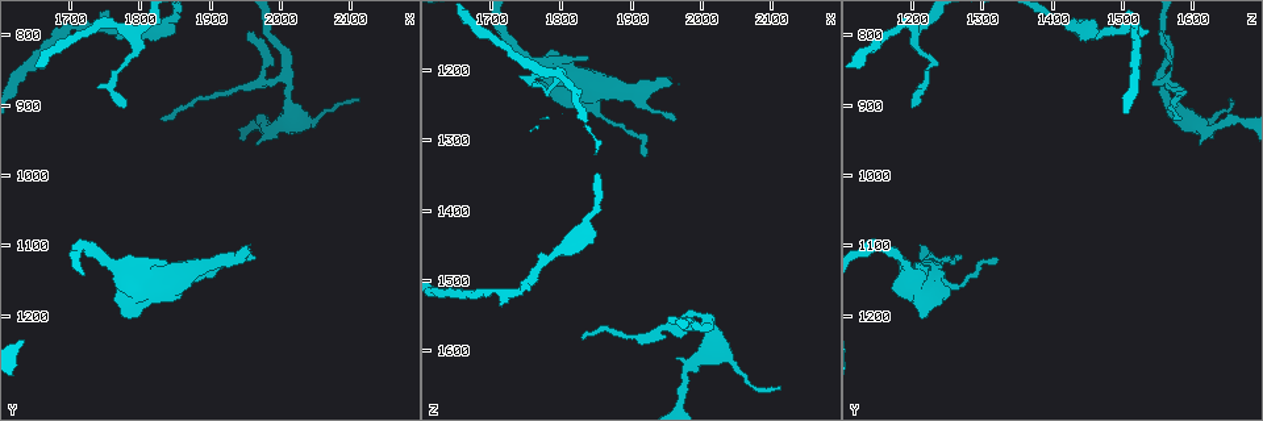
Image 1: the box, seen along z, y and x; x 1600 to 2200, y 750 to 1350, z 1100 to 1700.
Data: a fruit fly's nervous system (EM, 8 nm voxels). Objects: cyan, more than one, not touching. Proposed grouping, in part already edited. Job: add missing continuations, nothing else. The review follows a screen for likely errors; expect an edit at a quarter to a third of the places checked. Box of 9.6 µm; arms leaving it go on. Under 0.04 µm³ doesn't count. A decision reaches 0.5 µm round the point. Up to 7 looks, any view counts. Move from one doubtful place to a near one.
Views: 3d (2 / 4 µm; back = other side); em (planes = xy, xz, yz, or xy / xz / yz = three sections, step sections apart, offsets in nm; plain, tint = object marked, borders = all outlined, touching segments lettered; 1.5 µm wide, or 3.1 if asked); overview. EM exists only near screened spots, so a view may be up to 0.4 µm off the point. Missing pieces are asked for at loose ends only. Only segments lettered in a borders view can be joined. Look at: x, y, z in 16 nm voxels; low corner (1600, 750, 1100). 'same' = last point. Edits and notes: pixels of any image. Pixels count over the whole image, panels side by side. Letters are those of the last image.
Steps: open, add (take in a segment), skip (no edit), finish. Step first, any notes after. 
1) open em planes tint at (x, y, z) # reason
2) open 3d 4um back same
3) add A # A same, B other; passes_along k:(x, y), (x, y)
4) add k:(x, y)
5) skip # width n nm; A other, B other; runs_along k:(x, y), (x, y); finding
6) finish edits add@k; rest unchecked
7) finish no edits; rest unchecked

open em xz step 8 tint at (2115, 890, 1655) # tapers out

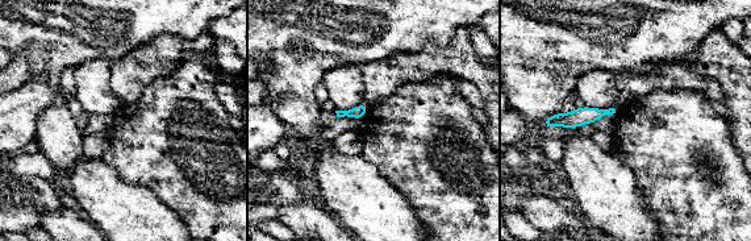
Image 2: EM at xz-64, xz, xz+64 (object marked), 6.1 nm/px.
open em planes borders same # cut it another way

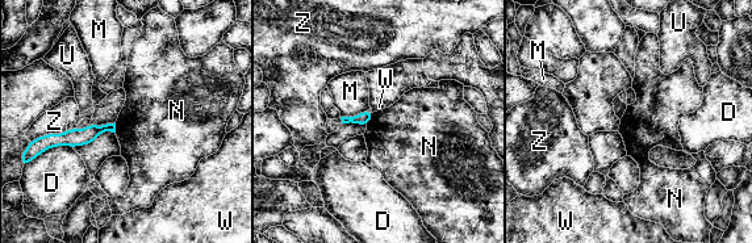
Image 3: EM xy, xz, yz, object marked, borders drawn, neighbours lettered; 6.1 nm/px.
skip # D other, M other, N other, U other, W other, Z other; runs_along 3:(112, 126), (87, 135), (50, 142); no lettered segment goes on from it

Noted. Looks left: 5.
open 3d 2um at (1915, 1120, 1325) # tapers out

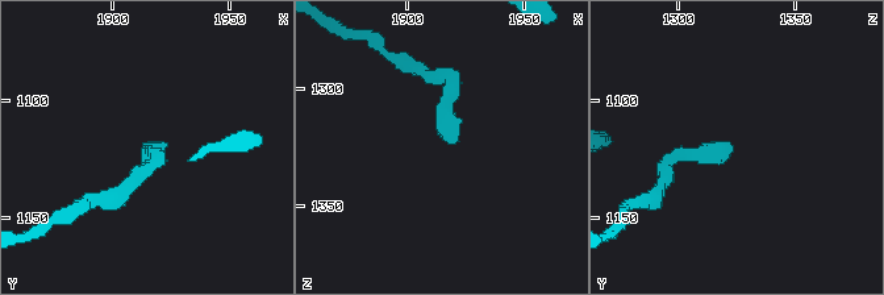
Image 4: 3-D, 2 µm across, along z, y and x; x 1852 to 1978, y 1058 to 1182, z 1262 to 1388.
open em xz step 4 tint at (1919, 1121, 1323) # shape alone is not enough

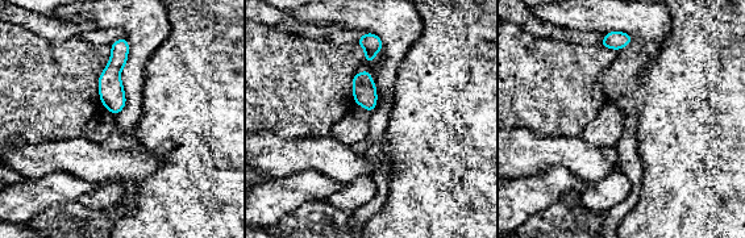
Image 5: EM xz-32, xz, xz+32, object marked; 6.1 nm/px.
open em xz step 4 borders same

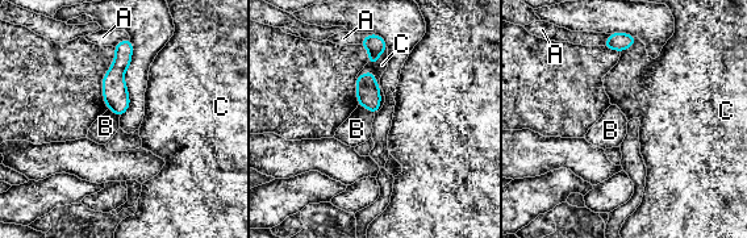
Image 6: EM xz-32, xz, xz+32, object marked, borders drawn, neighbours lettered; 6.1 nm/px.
skip # width 140 nm; longest_contact C 260 nm; A other, B other, C other; none of them fits

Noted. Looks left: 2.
open em planes tint at (1825, 920, 1585) # branch stops here

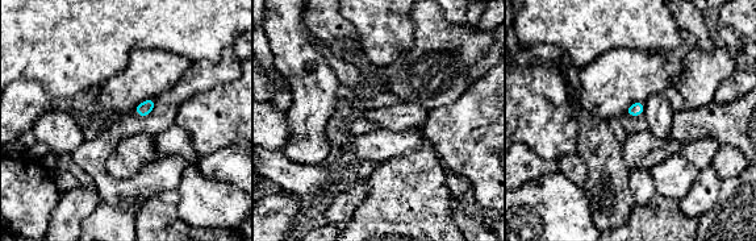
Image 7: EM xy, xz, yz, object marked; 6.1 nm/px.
open em planes borders same # what lies round it

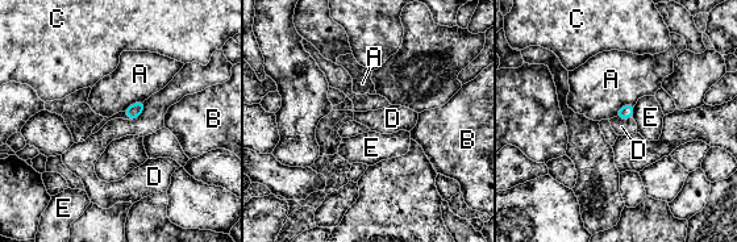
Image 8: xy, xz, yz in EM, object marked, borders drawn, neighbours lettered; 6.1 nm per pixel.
skip # A other, B other, C other, D other, E other; border 8:(635, 105), (632, 115); no lettered segment goes on from it

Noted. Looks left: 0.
finish no edits; rest unchecked

